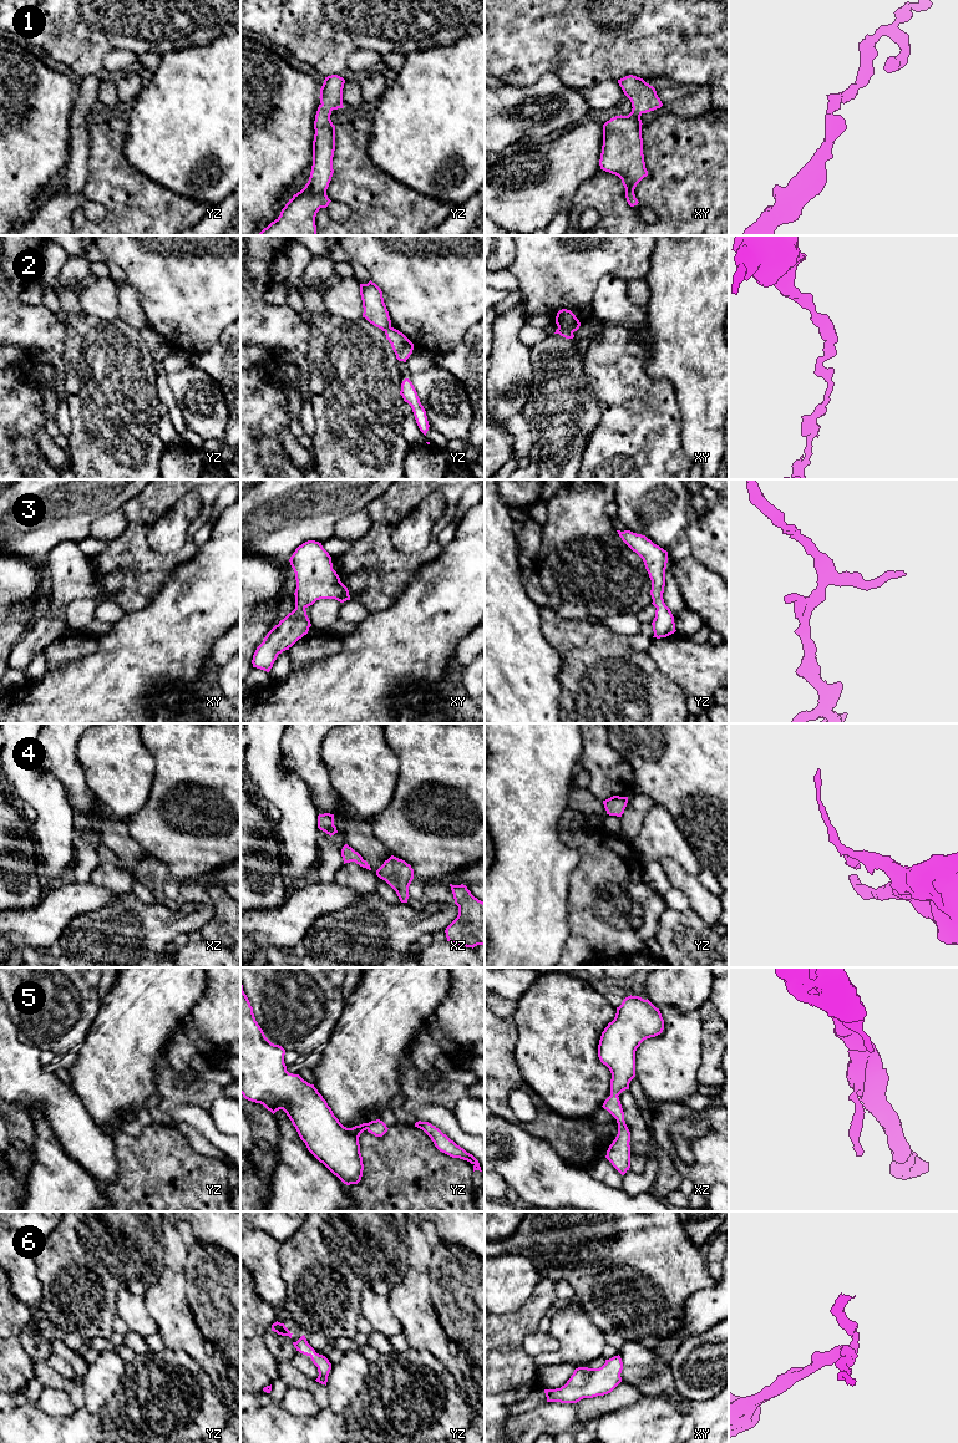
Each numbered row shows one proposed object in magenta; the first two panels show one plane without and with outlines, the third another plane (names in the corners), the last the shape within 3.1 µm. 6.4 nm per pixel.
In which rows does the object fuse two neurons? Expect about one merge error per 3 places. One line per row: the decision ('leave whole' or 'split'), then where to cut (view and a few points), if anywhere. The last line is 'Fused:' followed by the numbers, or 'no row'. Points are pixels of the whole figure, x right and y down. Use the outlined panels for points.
1: leave whole; no cut
2: split; cut in xy along (558, 326), (572, 333)
3: leave whole; no cut
4: leave whole; no cut
5: leave whole; no cut
6: leave whole; no cut
Fused: 2

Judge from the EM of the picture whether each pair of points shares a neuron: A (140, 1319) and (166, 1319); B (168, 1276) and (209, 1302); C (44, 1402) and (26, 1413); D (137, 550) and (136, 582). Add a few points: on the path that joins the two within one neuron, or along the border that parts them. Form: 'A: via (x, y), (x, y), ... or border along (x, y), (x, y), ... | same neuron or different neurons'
A: border along (142, 1295), (146, 1311), (158, 1331) | different neurons
B: border along (183, 1274), (186, 1279), (186, 1299), (193, 1314) | different neurons
C: border along (34, 1406), (50, 1414), (64, 1417) | different neurons
D: via (136, 558), (136, 574) | same neuron

